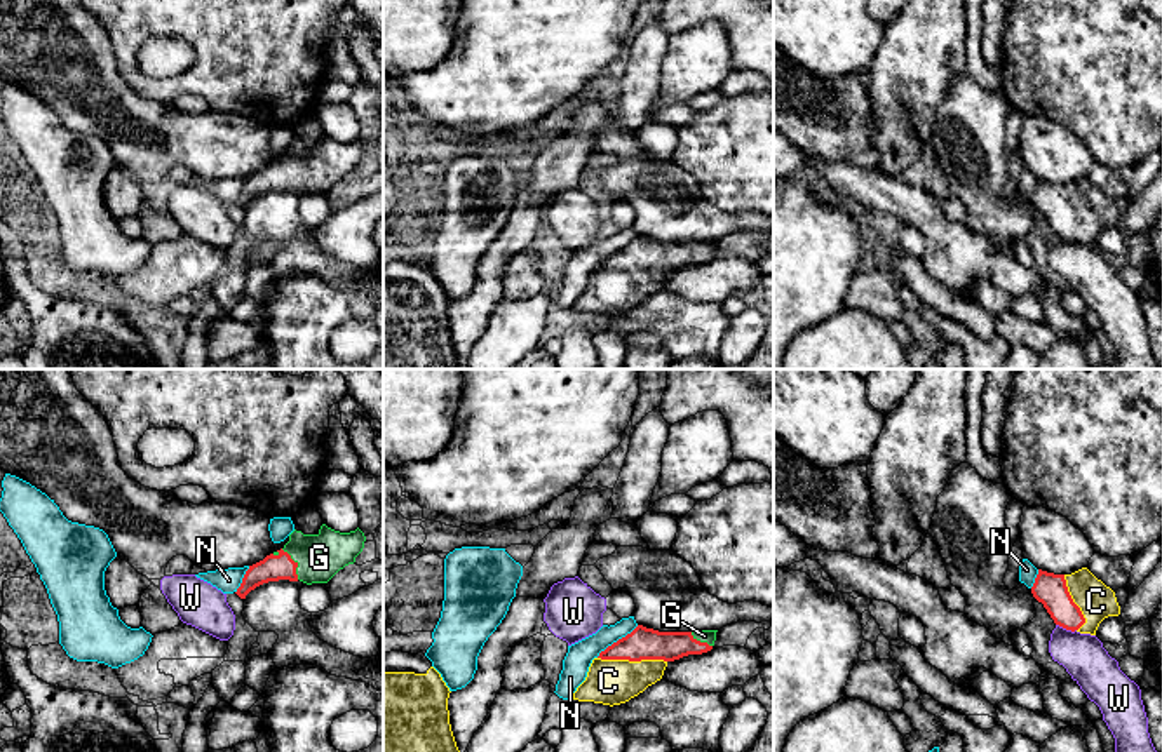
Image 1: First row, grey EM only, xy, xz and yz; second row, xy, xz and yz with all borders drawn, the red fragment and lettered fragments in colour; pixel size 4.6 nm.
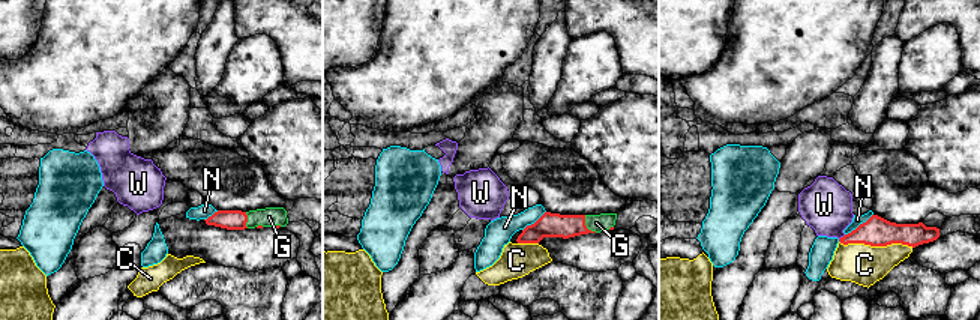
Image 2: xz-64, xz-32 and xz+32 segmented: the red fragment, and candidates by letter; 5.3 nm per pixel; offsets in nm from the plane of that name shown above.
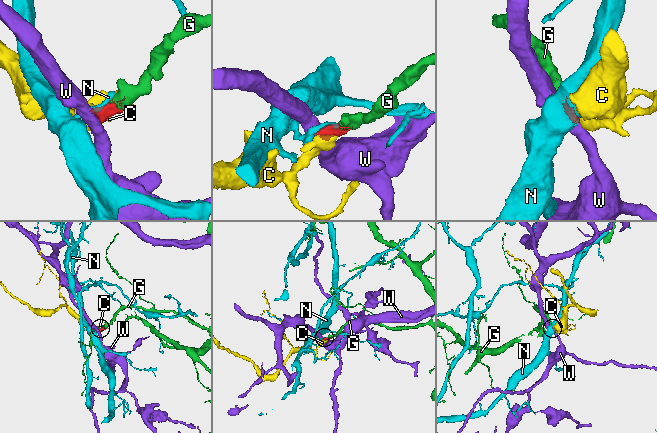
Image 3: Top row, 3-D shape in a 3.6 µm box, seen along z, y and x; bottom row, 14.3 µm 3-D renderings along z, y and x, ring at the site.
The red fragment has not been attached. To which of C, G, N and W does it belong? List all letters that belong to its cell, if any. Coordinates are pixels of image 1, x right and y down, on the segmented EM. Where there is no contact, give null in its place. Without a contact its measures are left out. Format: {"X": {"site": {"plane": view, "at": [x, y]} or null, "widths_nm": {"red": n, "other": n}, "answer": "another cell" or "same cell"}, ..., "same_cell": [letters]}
{"C": {"site": {"plane": "xz", "at": [633, 660]}, "widths_nm": {"red": 150, "other": 200}, "answer": "same cell"}, "G": {"site": {"plane": "xy", "at": [295, 563]}, "widths_nm": {"red": 120, "other": 220}, "answer": "same cell"}, "N": {"site": {"plane": "xz", "at": [619, 639]}, "widths_nm": {"red": 150, "other": 130}, "answer": "another cell"}, "W": {"site": {"plane": "yz", "at": [1067, 629]}, "widths_nm": {"red": 150, "other": 200}, "answer": "another cell"}, "same_cell": ["C", "G"]}

